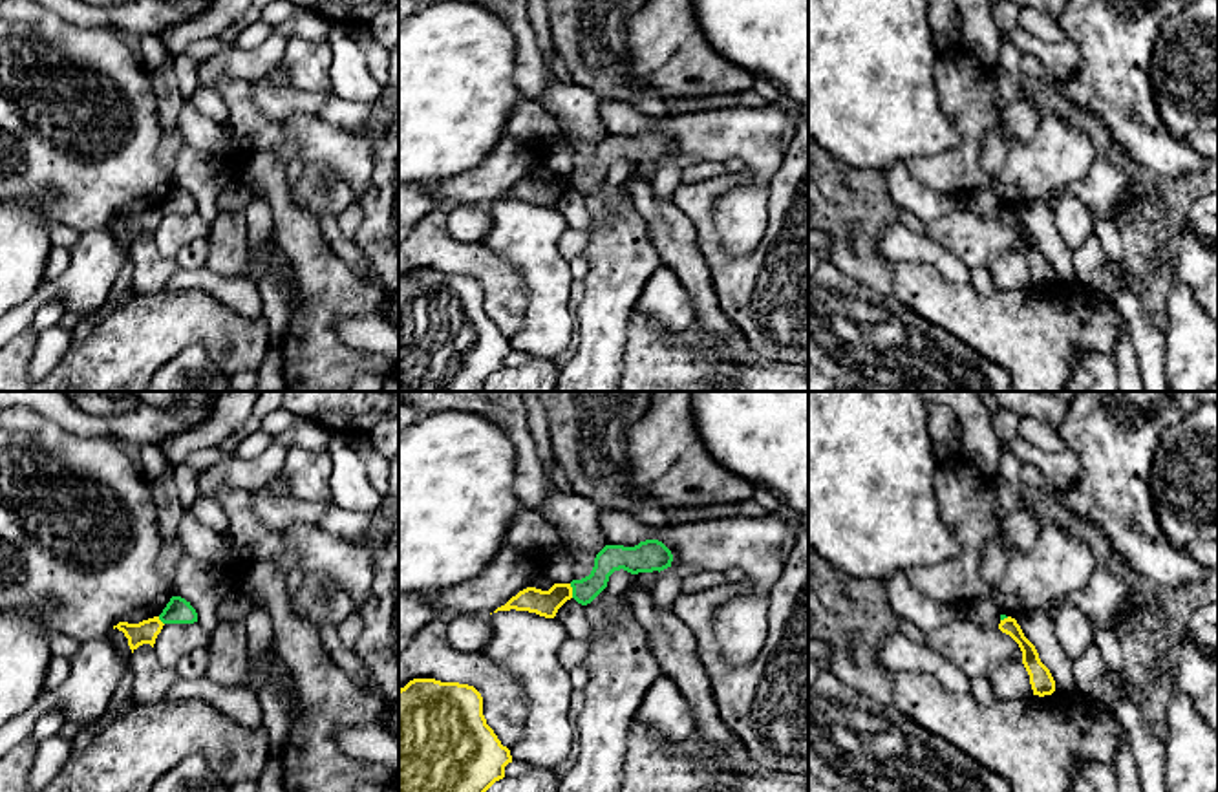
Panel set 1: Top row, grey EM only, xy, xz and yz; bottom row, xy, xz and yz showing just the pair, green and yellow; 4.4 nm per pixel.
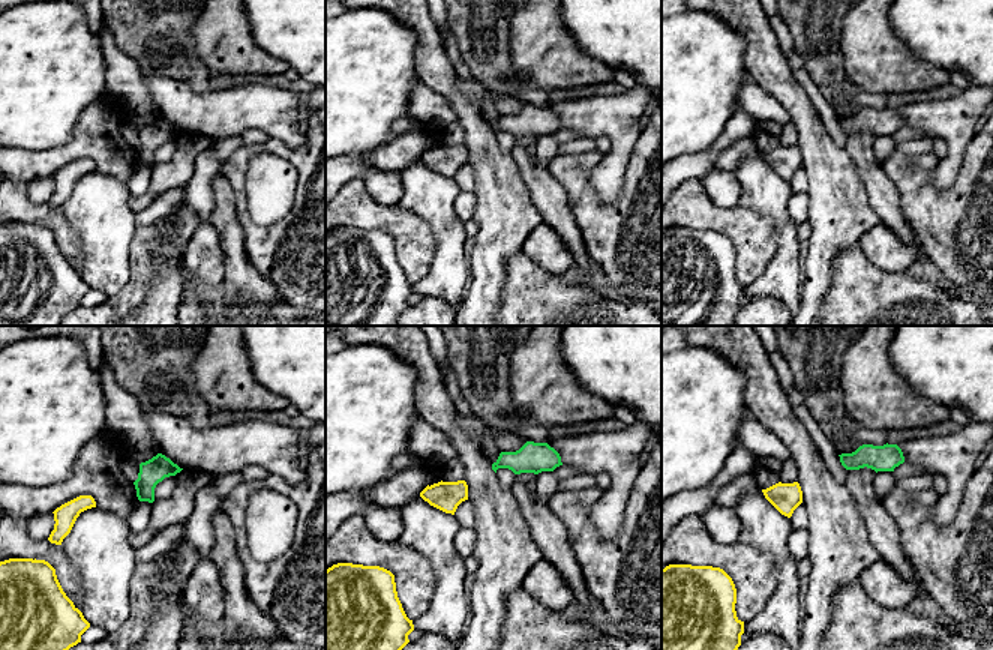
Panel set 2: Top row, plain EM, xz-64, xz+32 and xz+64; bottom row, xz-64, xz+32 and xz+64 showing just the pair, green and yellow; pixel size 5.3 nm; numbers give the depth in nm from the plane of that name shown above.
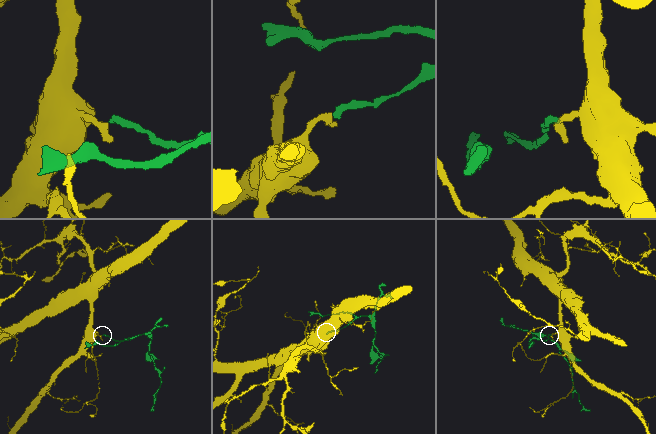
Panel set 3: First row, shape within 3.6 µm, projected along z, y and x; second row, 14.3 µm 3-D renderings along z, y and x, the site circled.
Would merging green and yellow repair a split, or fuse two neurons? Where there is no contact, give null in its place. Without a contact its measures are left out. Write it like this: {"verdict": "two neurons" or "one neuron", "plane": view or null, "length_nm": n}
{"verdict": "two neurons", "plane": "xz", "length_nm": 70}

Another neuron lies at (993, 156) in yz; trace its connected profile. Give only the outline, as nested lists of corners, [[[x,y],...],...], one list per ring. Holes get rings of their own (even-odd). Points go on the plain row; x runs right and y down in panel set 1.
[[[988,132],[984,135],[980,165],[989,179],[995,179],[1000,174],[1006,157],[1008,150],[1004,141],[995,132]]]

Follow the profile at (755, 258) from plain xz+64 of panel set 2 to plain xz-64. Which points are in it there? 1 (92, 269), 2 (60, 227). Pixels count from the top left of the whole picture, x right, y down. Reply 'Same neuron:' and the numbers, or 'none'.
Same neuron: 2

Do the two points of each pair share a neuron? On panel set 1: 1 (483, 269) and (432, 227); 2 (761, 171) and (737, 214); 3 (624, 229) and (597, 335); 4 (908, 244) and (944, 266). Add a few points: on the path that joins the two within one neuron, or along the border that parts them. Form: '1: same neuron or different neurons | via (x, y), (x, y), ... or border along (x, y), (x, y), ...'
1: same neuron | via (470, 258), (459, 256), (443, 240)
2: same neuron | via (759, 181), (748, 203)
3: same neuron | via (620, 255), (611, 295), (604, 310)
4: same neuron | via (917, 247), (935, 256)

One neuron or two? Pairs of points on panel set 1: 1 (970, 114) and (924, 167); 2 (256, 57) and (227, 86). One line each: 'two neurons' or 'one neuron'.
1: one neuron
2: two neurons

